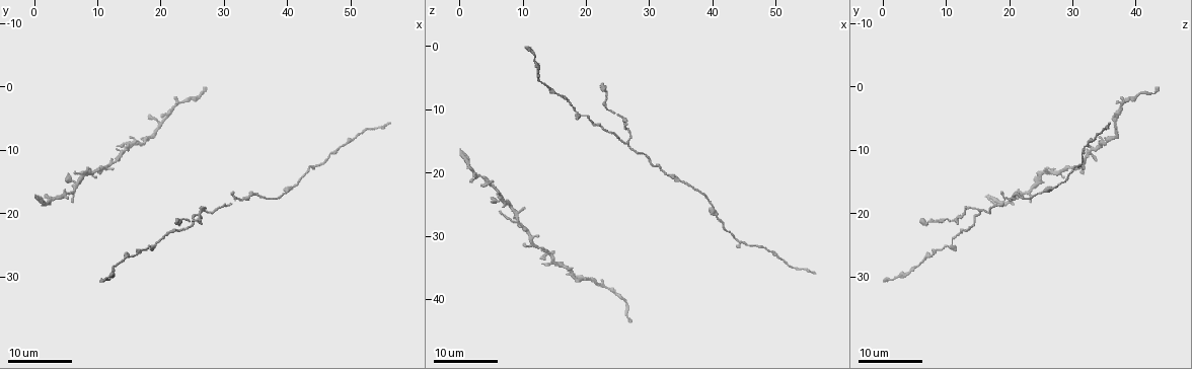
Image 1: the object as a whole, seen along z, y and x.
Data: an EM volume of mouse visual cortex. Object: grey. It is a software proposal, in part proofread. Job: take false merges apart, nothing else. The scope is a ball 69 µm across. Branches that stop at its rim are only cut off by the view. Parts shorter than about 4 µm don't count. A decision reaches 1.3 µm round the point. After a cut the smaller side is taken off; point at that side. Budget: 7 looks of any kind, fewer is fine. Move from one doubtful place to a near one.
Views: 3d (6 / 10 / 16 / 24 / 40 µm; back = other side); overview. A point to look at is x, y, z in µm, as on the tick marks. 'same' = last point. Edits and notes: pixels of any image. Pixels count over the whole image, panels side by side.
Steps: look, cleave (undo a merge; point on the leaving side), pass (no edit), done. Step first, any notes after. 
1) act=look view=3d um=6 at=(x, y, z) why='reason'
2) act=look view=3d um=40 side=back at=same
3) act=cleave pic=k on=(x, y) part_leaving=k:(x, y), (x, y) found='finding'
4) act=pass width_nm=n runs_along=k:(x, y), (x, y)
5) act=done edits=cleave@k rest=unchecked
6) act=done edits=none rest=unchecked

act=look view=3d um=16 at=(40.5, 16.0, 27.0) why='thick turns thin'

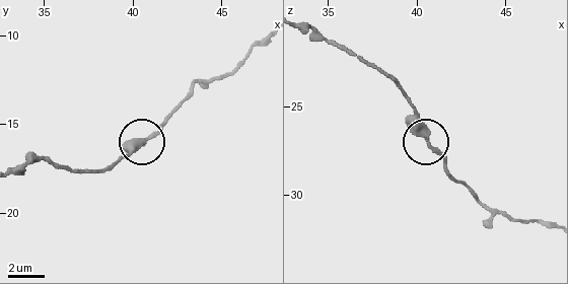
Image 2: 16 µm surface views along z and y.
act=look view=3d um=10 at=(40.4, 15.9, 26.6) why='closer look'

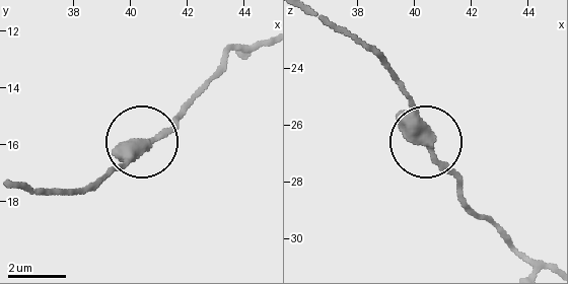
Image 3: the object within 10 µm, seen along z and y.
act=pass width_nm=360 found='all the same neuron'

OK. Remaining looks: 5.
act=look view=3d um=16 at=(27.0, 19.5, 15.5) why='arms part here'

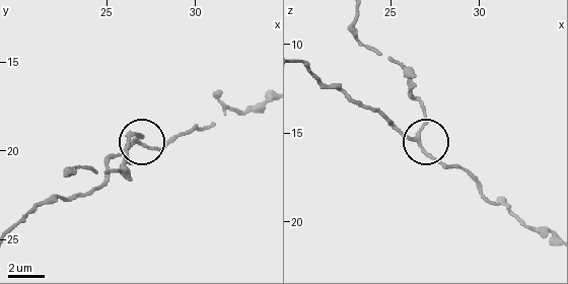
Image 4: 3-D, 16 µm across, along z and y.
act=look view=3d um=10 at=(26.5, 19.5, 15.2)

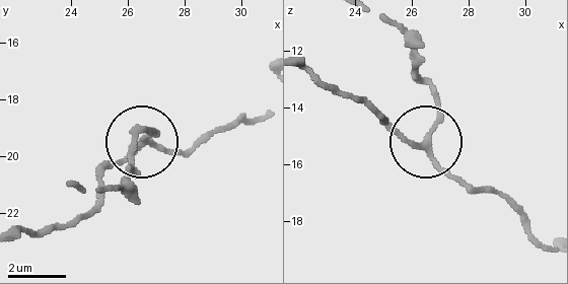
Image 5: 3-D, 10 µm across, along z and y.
act=pass arms=3 found='one neuron here'

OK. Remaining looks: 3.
act=look view=3d um=24 at=(5.0, 17.0, 21.5) why='two arms in line, one across'

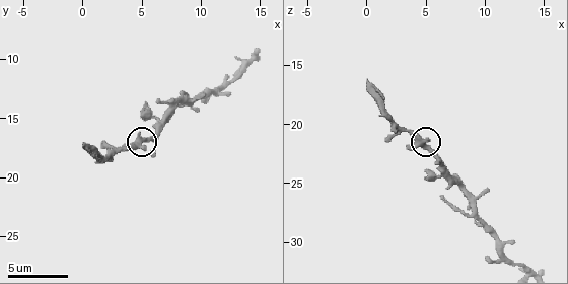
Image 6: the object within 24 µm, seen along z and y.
act=look view=3d um=10 at=(4.4, 17.2, 21.6)

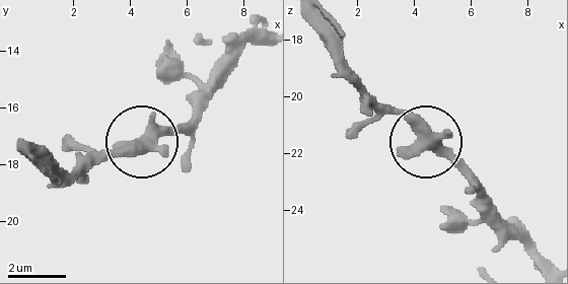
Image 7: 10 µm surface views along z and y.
act=pass found='continuous, no second neuron'

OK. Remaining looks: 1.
act=done edits=none rest=unchecked

